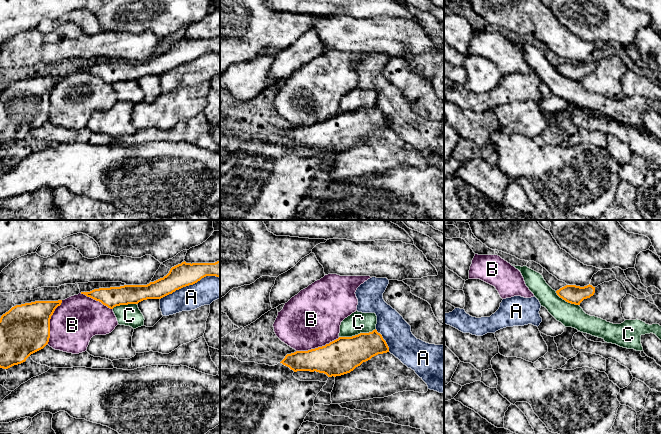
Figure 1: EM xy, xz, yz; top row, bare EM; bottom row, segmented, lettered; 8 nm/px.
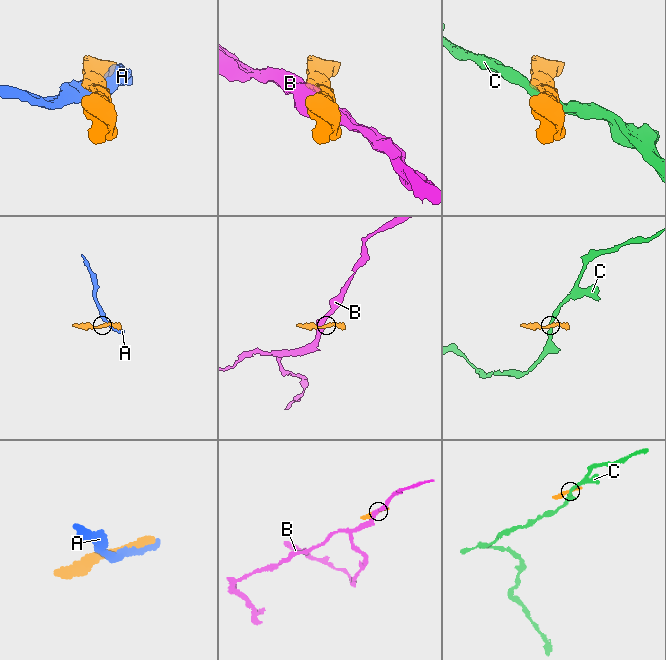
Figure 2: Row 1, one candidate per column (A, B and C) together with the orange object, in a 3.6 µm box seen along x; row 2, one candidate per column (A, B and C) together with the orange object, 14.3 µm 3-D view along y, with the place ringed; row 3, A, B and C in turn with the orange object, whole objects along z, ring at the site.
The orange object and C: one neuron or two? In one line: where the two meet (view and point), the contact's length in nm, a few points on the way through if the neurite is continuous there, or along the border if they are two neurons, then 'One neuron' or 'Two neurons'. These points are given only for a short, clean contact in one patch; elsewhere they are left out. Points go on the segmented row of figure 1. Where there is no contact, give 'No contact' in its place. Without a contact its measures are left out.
Touches orange at xz (358, 334). Shared border 300 nm. Two neurons

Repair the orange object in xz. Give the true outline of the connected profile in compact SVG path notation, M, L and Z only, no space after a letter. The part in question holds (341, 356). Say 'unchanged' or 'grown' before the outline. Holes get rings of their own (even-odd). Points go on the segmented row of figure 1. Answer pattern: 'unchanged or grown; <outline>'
unchanged; M373 330L352 337L339 337L325 346L287 354L280 362L294 372L324 373L328 377L353 371L372 357L389 352L382 335Z

